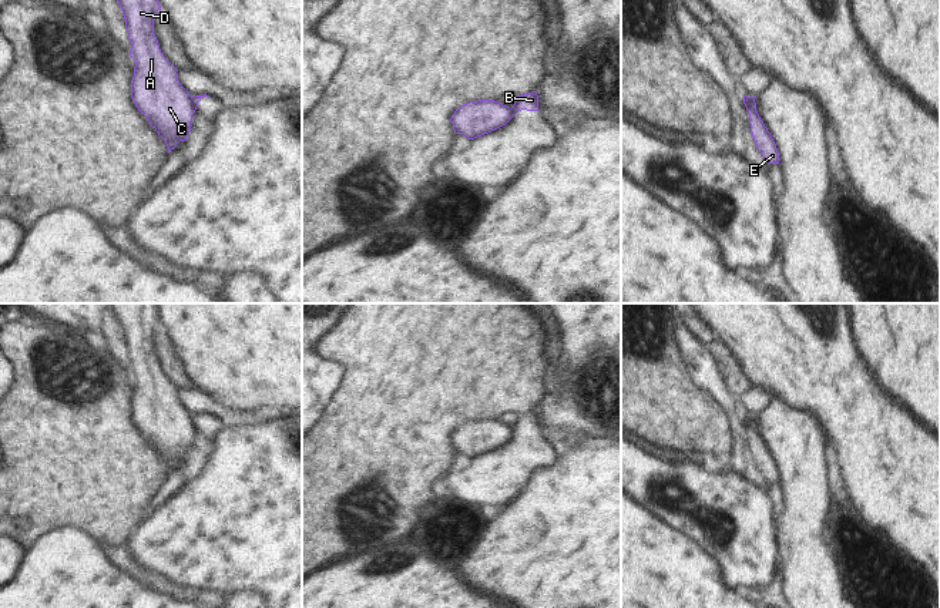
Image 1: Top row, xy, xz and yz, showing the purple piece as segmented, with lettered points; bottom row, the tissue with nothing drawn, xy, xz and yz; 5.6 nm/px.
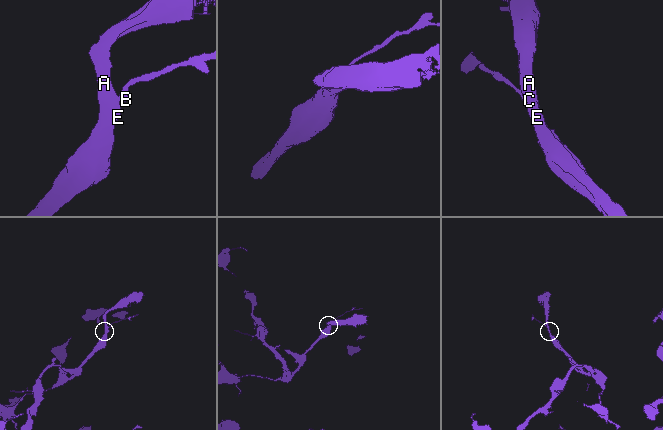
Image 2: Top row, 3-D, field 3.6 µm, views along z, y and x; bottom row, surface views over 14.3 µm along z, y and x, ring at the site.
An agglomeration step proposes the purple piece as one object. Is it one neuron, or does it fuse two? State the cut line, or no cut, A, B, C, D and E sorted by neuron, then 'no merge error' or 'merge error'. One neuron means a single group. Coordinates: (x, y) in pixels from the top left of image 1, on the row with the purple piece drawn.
cut xy (190, 97), (190, 106), (194, 110); groups A C D E / B; merge error

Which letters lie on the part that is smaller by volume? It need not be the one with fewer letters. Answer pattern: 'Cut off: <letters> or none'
Cut off: B

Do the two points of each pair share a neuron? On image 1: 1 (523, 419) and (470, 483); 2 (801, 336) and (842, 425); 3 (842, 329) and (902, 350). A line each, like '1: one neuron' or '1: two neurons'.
1: one neuron
2: one neuron
3: two neurons

